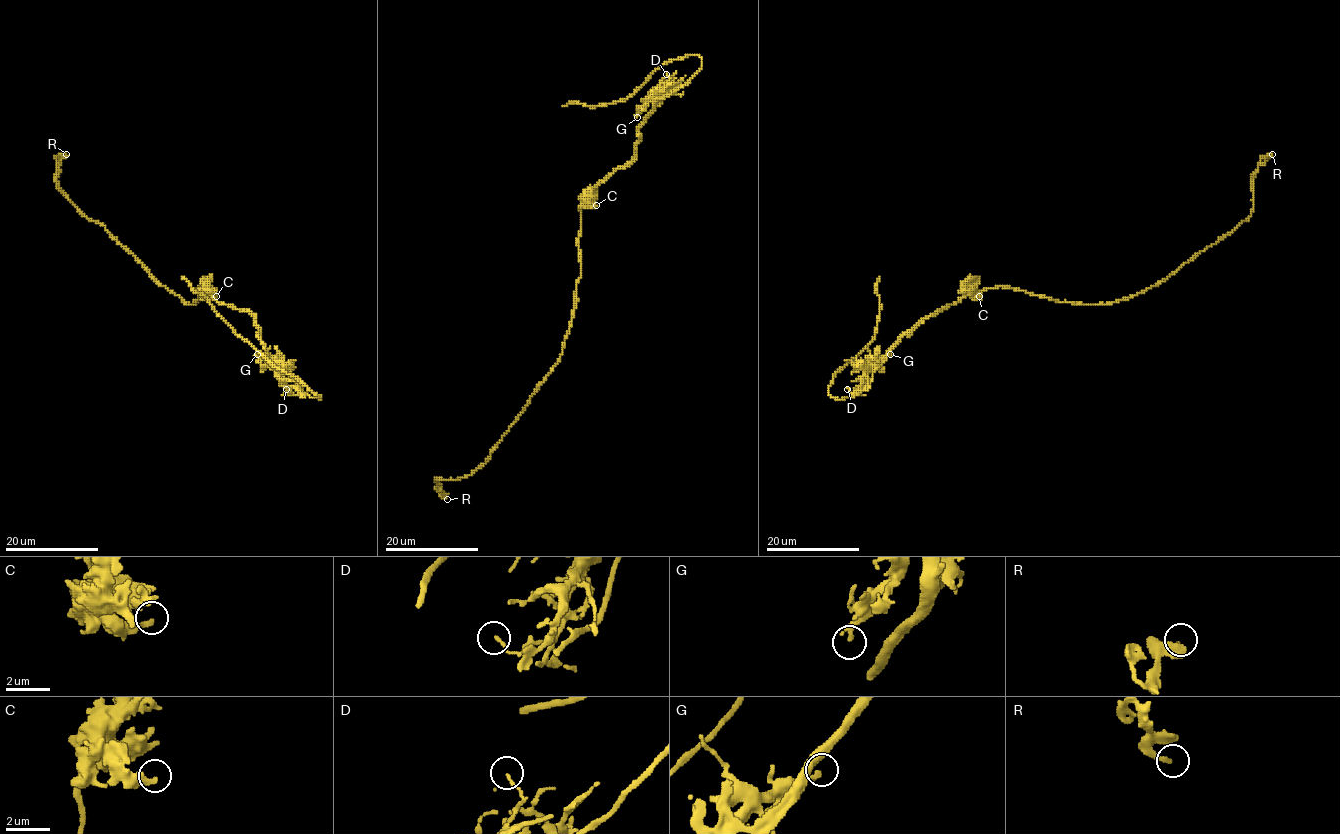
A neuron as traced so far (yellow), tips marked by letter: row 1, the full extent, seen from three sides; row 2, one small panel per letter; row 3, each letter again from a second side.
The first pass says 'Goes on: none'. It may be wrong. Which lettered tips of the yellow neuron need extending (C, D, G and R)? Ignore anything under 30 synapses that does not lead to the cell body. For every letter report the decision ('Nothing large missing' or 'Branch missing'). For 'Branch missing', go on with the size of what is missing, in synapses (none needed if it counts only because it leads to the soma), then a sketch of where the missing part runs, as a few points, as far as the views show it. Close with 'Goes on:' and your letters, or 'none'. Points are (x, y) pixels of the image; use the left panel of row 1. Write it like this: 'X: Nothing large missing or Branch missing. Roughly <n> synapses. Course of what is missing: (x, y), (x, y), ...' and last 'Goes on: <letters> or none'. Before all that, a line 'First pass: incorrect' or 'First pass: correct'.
First pass: correct
C: Nothing large missing
D: Nothing large missing
G: Nothing large missing
R: Nothing large missing
Goes on: none

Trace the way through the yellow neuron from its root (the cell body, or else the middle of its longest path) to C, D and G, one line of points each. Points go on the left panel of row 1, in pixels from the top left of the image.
C: (204, 291), (204, 294), (216, 296)
D: (204, 291), (219, 303), (246, 310), (254, 318), (260, 342), (273, 362), (281, 385), (286, 389)
G: (204, 291), (219, 303), (246, 310), (254, 318), (260, 342), (273, 365), (257, 354)

